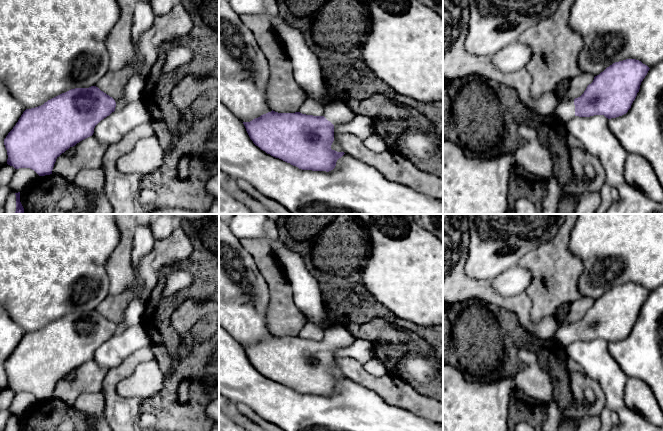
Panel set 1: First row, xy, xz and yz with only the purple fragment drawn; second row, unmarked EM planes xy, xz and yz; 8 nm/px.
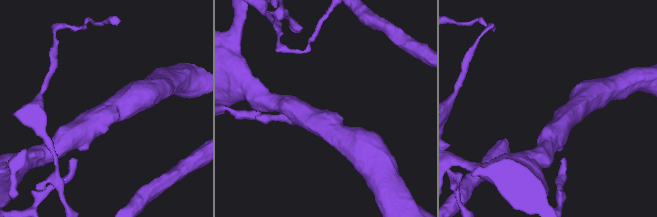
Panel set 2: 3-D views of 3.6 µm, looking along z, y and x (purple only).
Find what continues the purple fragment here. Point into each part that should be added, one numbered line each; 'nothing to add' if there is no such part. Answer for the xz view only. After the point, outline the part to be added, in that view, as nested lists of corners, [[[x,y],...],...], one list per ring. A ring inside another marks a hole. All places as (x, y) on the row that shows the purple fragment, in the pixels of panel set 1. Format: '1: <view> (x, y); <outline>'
1: xz (336, 112); [[[335,100],[325,105],[324,117],[333,125],[350,122],[356,114],[346,105],[345,102]]]

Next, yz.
1: yz (565, 111); [[[574,99],[569,100],[567,102],[558,103],[554,114],[564,123],[566,124],[572,118],[575,117],[575,105]]]

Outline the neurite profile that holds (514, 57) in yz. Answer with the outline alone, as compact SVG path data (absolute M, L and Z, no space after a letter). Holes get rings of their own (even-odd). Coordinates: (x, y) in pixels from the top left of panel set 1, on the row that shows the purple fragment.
M516 41L494 54L491 59L493 65L499 70L514 72L525 69L531 56L530 46Z

